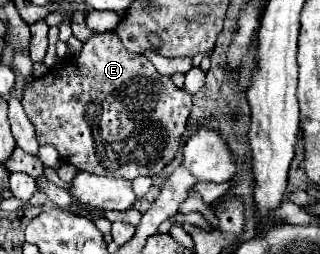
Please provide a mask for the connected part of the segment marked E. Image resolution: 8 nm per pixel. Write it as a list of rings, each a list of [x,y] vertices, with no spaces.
[[[110,31],[86,39],[78,55],[60,59],[46,75],[26,87],[22,105],[36,129],[38,143],[56,147],[64,163],[88,173],[116,175],[132,181],[140,175],[158,175],[176,157],[192,109],[192,95],[176,87],[168,75],[158,73],[144,55],[126,51],[120,39]]]

